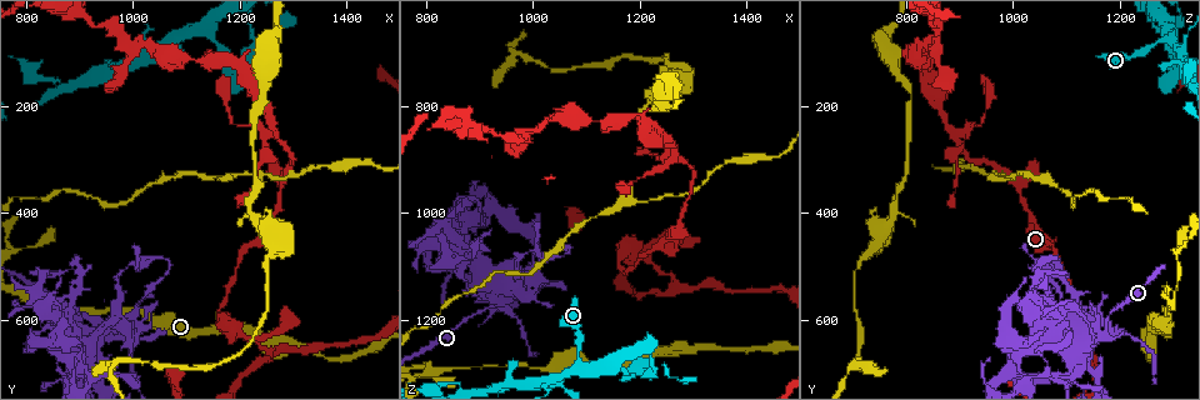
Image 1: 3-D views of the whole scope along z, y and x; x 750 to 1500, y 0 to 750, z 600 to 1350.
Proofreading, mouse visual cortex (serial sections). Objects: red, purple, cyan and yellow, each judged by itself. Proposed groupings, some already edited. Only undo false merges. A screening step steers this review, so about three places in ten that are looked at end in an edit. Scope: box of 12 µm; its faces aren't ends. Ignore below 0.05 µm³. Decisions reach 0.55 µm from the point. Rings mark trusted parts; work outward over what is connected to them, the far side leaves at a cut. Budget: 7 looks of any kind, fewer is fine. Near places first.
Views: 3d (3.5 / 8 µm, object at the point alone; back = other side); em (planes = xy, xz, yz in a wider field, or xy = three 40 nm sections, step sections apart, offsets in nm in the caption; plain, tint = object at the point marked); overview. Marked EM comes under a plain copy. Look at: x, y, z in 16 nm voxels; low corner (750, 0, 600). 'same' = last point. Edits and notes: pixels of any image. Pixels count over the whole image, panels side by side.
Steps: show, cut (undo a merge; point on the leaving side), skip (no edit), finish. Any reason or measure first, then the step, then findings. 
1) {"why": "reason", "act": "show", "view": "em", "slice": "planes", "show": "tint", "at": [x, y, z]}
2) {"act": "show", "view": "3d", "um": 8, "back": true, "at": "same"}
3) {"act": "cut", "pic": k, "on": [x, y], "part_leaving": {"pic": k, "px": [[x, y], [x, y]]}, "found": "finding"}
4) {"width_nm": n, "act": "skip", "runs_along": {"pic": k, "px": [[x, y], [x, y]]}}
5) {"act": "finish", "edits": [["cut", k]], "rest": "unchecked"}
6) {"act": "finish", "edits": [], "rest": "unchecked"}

{"why": "three arms meet", "act": "show", "view": "3d", "um": 3.5, "at": [1280, 355, 1015]}

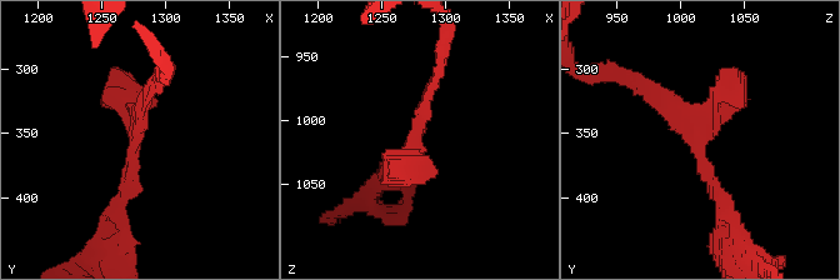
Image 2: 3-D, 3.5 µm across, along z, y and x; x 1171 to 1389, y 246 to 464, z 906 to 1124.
{"arms": 3, "arm_widths_nm": [150, 150, 300], "act": "show", "view": "em", "slice": "planes", "show": "tint", "at": [1278, 356, 1012]}

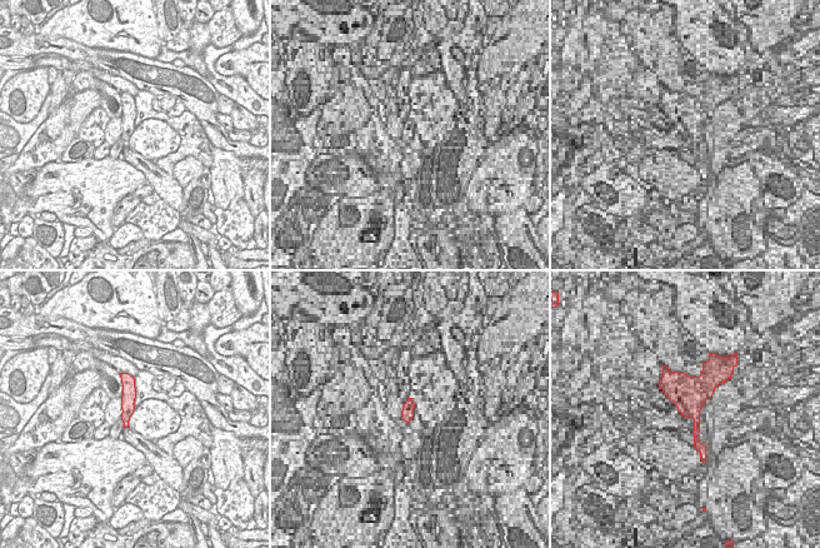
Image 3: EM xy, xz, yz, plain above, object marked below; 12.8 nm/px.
{"act": "skip", "runs_along": {"pic": 3, "px": [[124, 375], [128, 380], [125, 419]]}, "found": "all the same cell"}

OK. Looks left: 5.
{"why": "abrupt turn", "act": "show", "view": "3d", "um": 3.5, "at": [1270, 265, 890]}

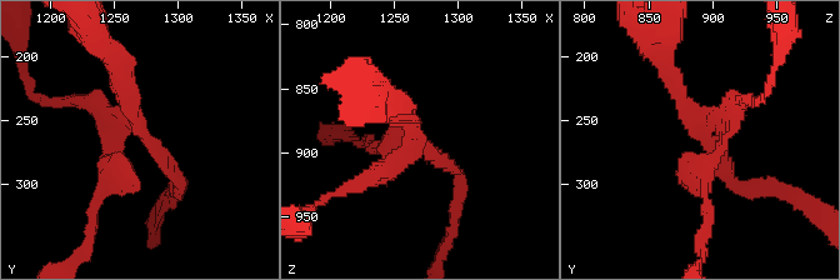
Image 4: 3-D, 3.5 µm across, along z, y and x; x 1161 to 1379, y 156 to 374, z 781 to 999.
{"arms": 4, "arm_widths_nm": [150, 200, 200, 250], "act": "show", "view": "em", "slice": "xy", "step": 2, "show": "tint", "at": [1272, 262, 894]}

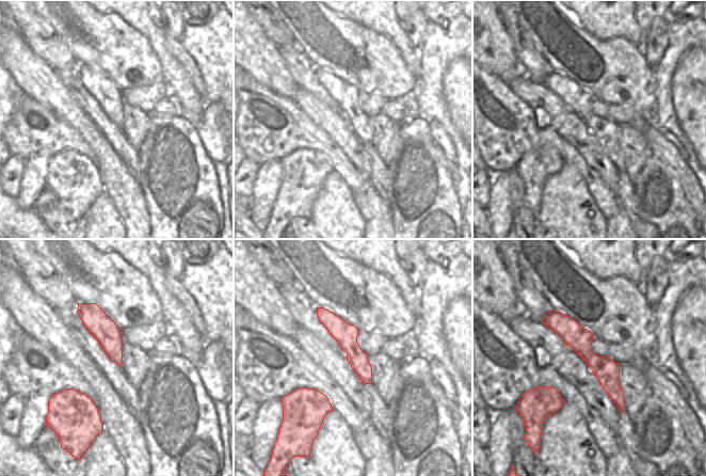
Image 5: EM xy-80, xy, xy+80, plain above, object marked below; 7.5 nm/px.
{"act": "skip", "runs_along": {"pic": 5, "px": [[545, 319], [609, 377], [623, 409]]}, "found": "one cell here"}

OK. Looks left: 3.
{"why": "sharp bend", "act": "show", "view": "3d", "um": 3.5, "at": [1270, 660, 1135]}

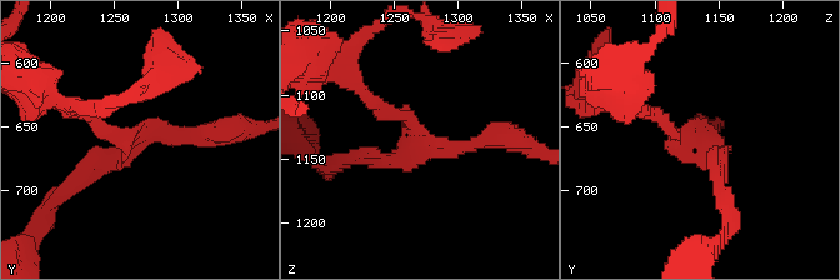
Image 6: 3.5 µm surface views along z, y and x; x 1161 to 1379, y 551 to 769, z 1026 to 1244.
{"arms": 3, "arm_widths_nm": [150, 200, 200], "act": "skip", "runs_along": {"pic": 6, "px": [[363, 90], [435, 150], [496, 138]]}, "found": "one cell here"}

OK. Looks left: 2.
{"act": "finish", "edits": [], "rest": "unchecked"}

